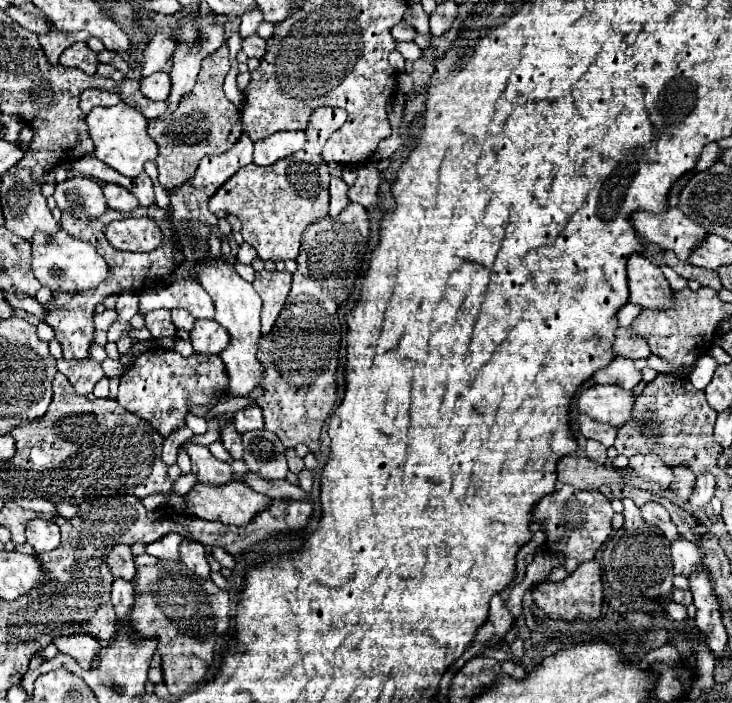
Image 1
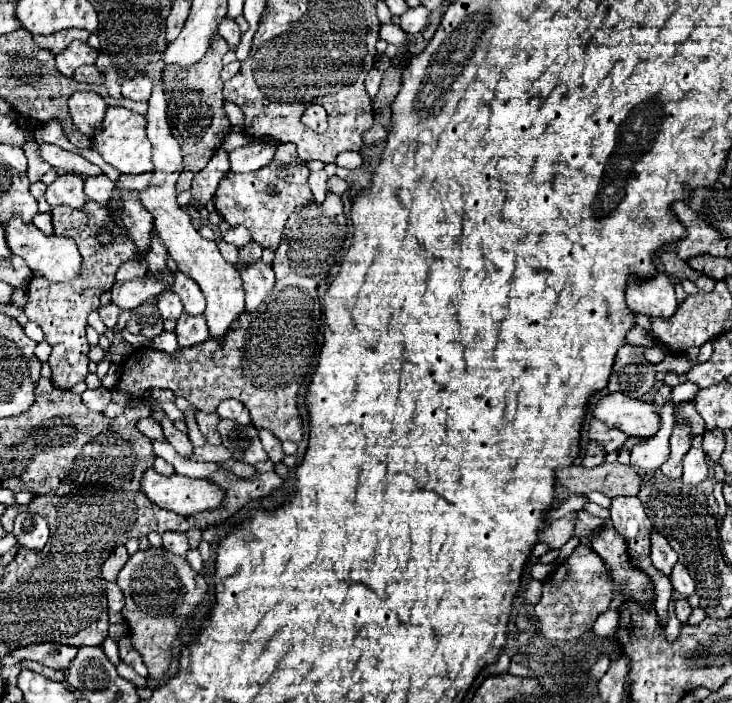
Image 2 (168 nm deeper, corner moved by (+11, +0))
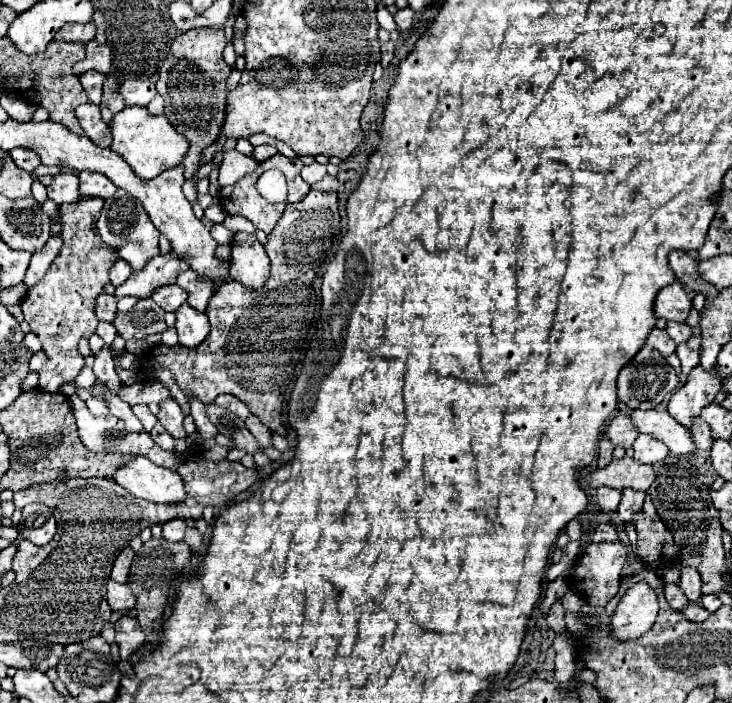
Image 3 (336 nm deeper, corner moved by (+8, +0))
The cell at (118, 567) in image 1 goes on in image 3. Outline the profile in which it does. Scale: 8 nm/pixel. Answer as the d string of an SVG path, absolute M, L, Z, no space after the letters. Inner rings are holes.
M126 546L120 556L116 558L114 562L114 568L112 568L112 580L116 582L126 582L128 580L128 572L130 572L130 562L132 562L132 556L134 556L134 550L130 546Z

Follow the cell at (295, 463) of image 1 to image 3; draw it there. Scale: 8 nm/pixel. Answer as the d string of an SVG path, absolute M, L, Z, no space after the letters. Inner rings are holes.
M250 414L248 420L244 420L244 422L246 422L246 428L252 432L252 436L258 440L258 444L260 444L262 448L272 446L272 444L270 444L270 430L268 430L254 414Z

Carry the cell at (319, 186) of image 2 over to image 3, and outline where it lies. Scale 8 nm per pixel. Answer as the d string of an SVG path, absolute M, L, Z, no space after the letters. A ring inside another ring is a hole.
M314 162L314 164L310 164L310 166L304 166L302 172L300 172L300 176L302 176L308 184L314 184L314 182L318 182L318 180L322 180L322 178L326 176L326 166Z

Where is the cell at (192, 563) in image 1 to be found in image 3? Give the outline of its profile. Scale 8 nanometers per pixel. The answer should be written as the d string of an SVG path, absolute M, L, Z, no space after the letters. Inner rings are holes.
M174 518L174 520L168 520L168 524L162 524L162 536L170 542L180 542L184 538L184 532L186 532L186 522L182 518Z

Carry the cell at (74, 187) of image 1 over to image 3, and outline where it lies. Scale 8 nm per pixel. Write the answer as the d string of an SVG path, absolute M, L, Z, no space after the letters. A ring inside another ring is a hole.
M62 172L54 176L52 184L46 188L48 198L56 204L72 204L78 202L78 176L70 172Z

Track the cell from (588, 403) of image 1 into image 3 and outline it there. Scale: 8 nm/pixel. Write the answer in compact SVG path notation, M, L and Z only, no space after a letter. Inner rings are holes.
M636 410L632 412L632 422L636 422L640 432L664 442L672 454L692 454L696 450L692 432L666 410Z

